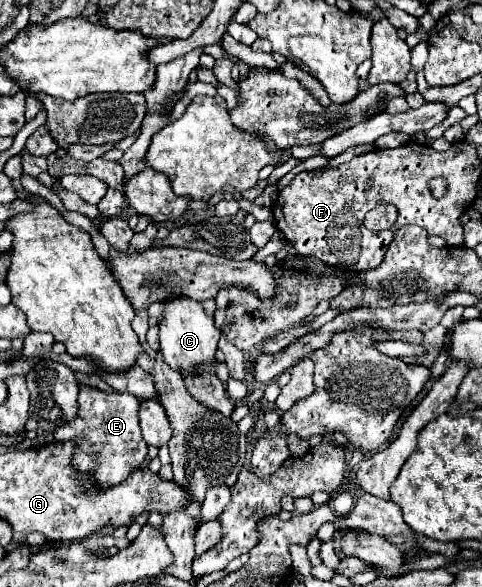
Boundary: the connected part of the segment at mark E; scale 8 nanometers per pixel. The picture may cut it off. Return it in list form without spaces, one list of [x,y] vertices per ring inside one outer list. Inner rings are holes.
[[[81,385],[79,389],[79,415],[73,425],[55,429],[55,441],[75,443],[73,469],[79,473],[79,485],[89,493],[101,493],[109,487],[121,485],[133,471],[141,469],[147,457],[147,445],[139,429],[139,407],[141,401],[131,393],[109,393],[97,387]]]

